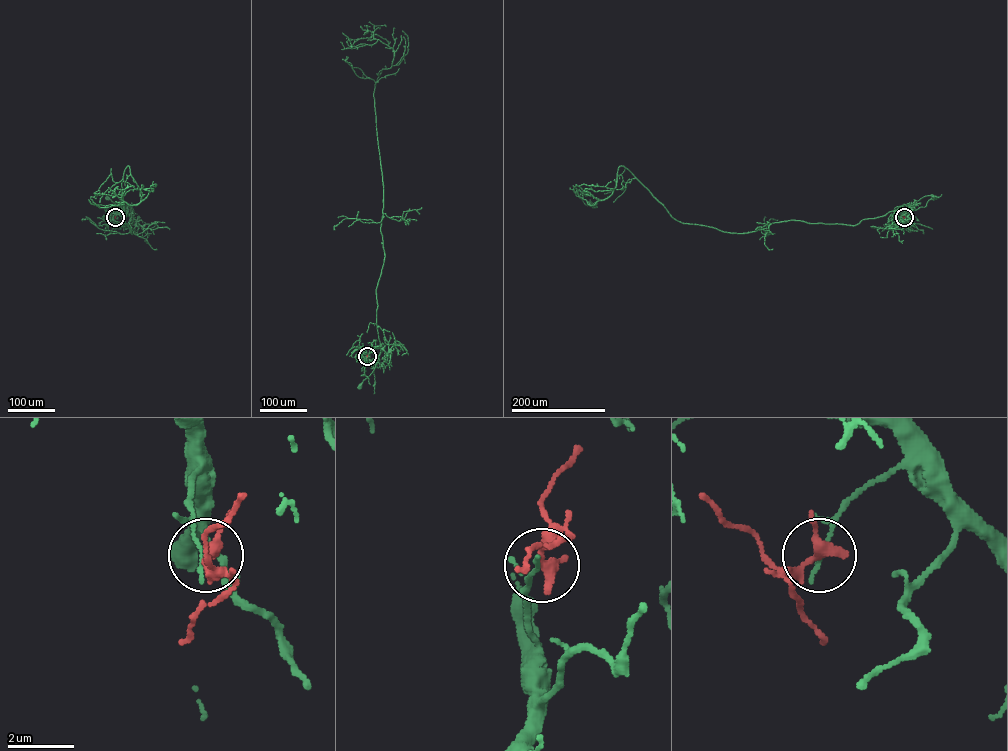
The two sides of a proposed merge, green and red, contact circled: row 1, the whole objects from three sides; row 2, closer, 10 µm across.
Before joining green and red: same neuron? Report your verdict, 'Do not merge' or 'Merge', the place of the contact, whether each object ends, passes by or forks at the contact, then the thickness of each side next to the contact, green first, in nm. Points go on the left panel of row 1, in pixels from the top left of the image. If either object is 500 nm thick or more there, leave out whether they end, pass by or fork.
Do not merge. Place: (115, 217). At the ring green ends. At the ring red passes by. Thickness 120 nm (green) against 280 nm

